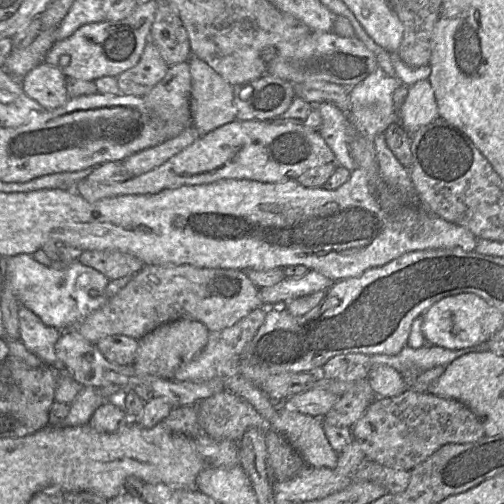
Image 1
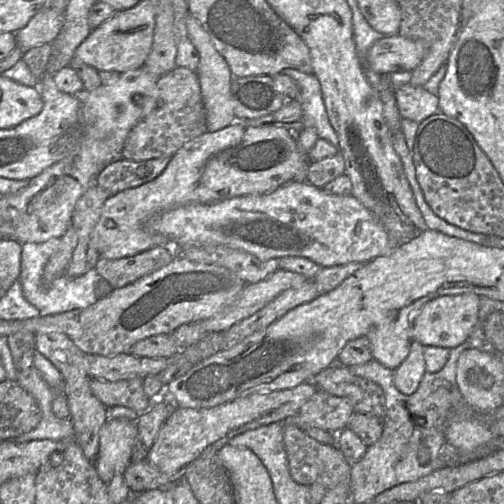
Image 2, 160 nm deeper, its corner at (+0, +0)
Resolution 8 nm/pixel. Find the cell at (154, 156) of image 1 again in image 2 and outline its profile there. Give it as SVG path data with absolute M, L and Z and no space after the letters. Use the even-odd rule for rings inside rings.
M170 157L146 161L119 159L106 166L95 178L95 183L112 196L152 181L163 172L169 161Z

